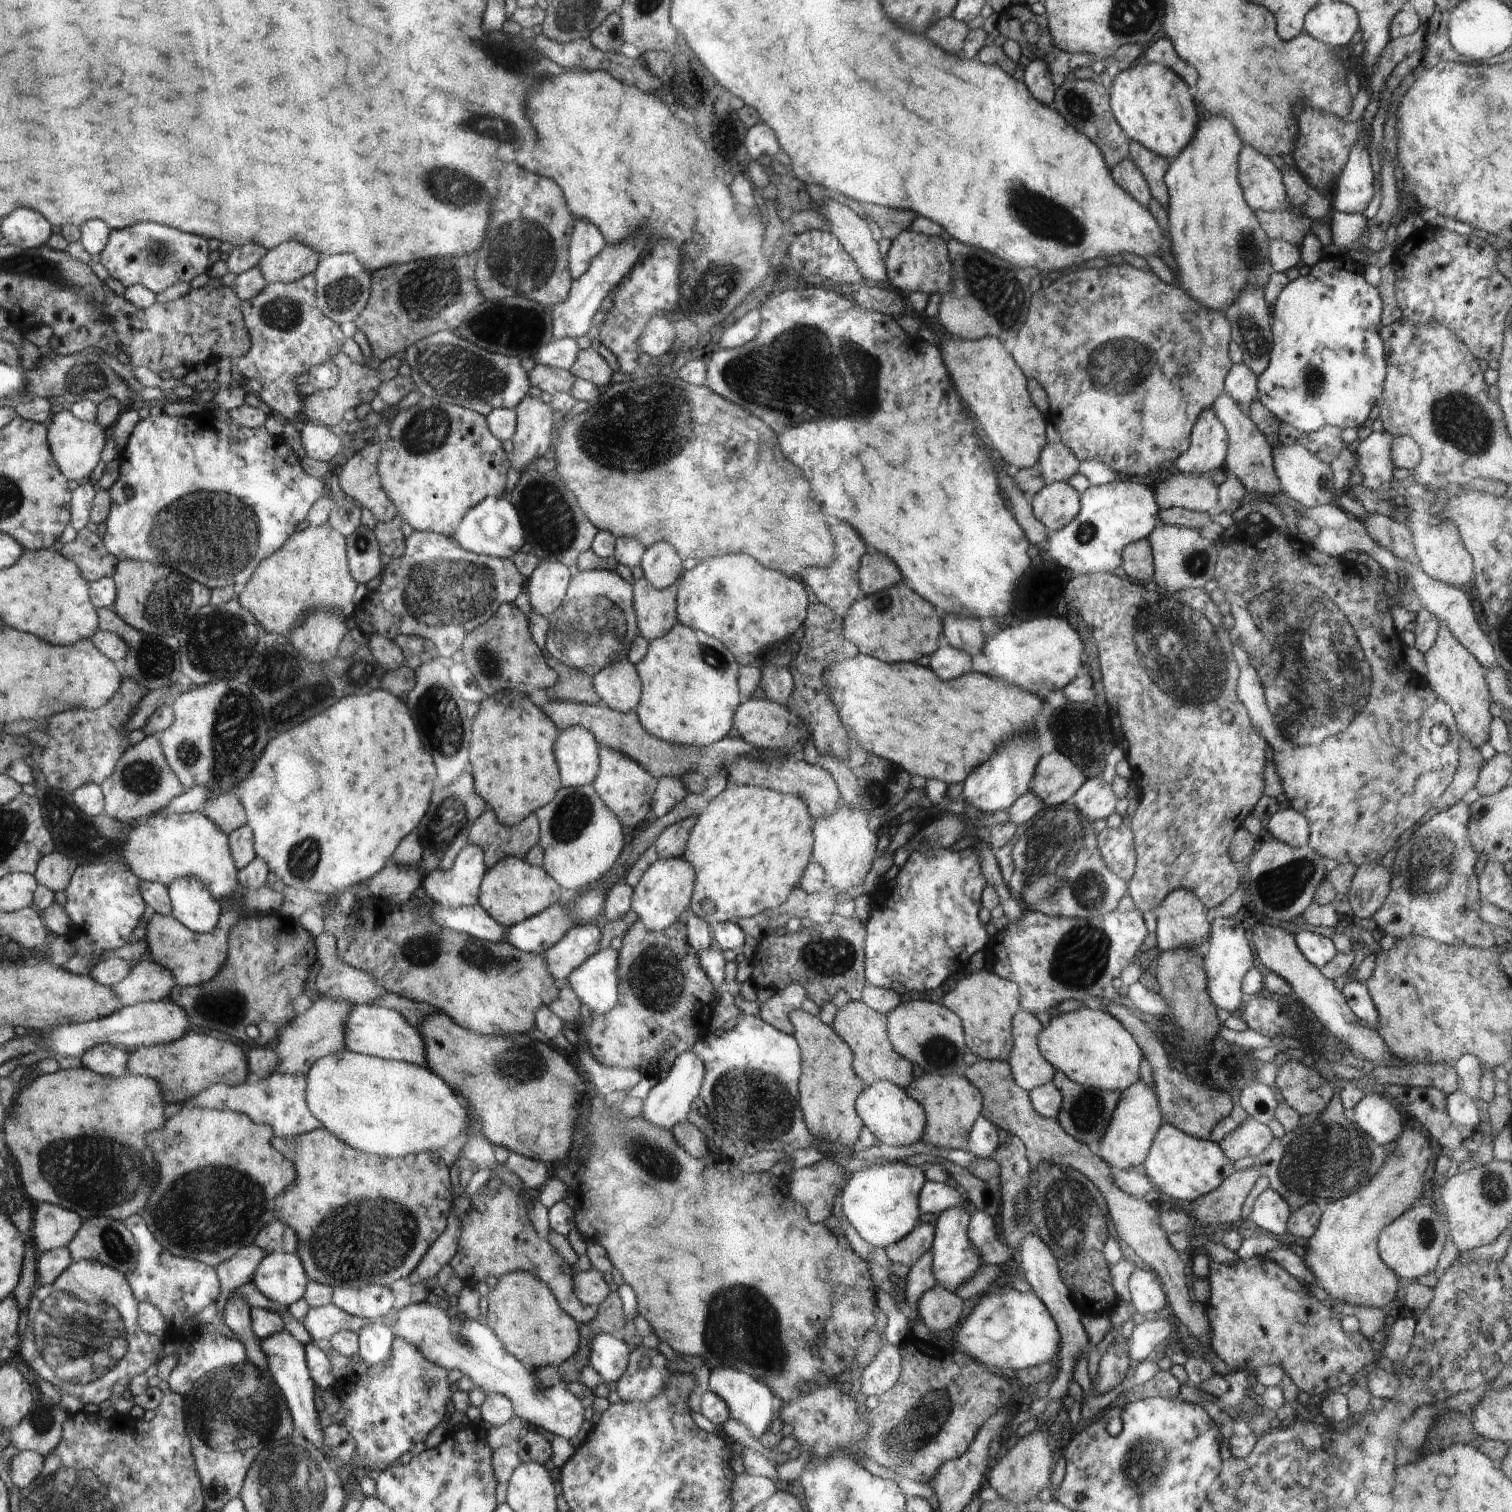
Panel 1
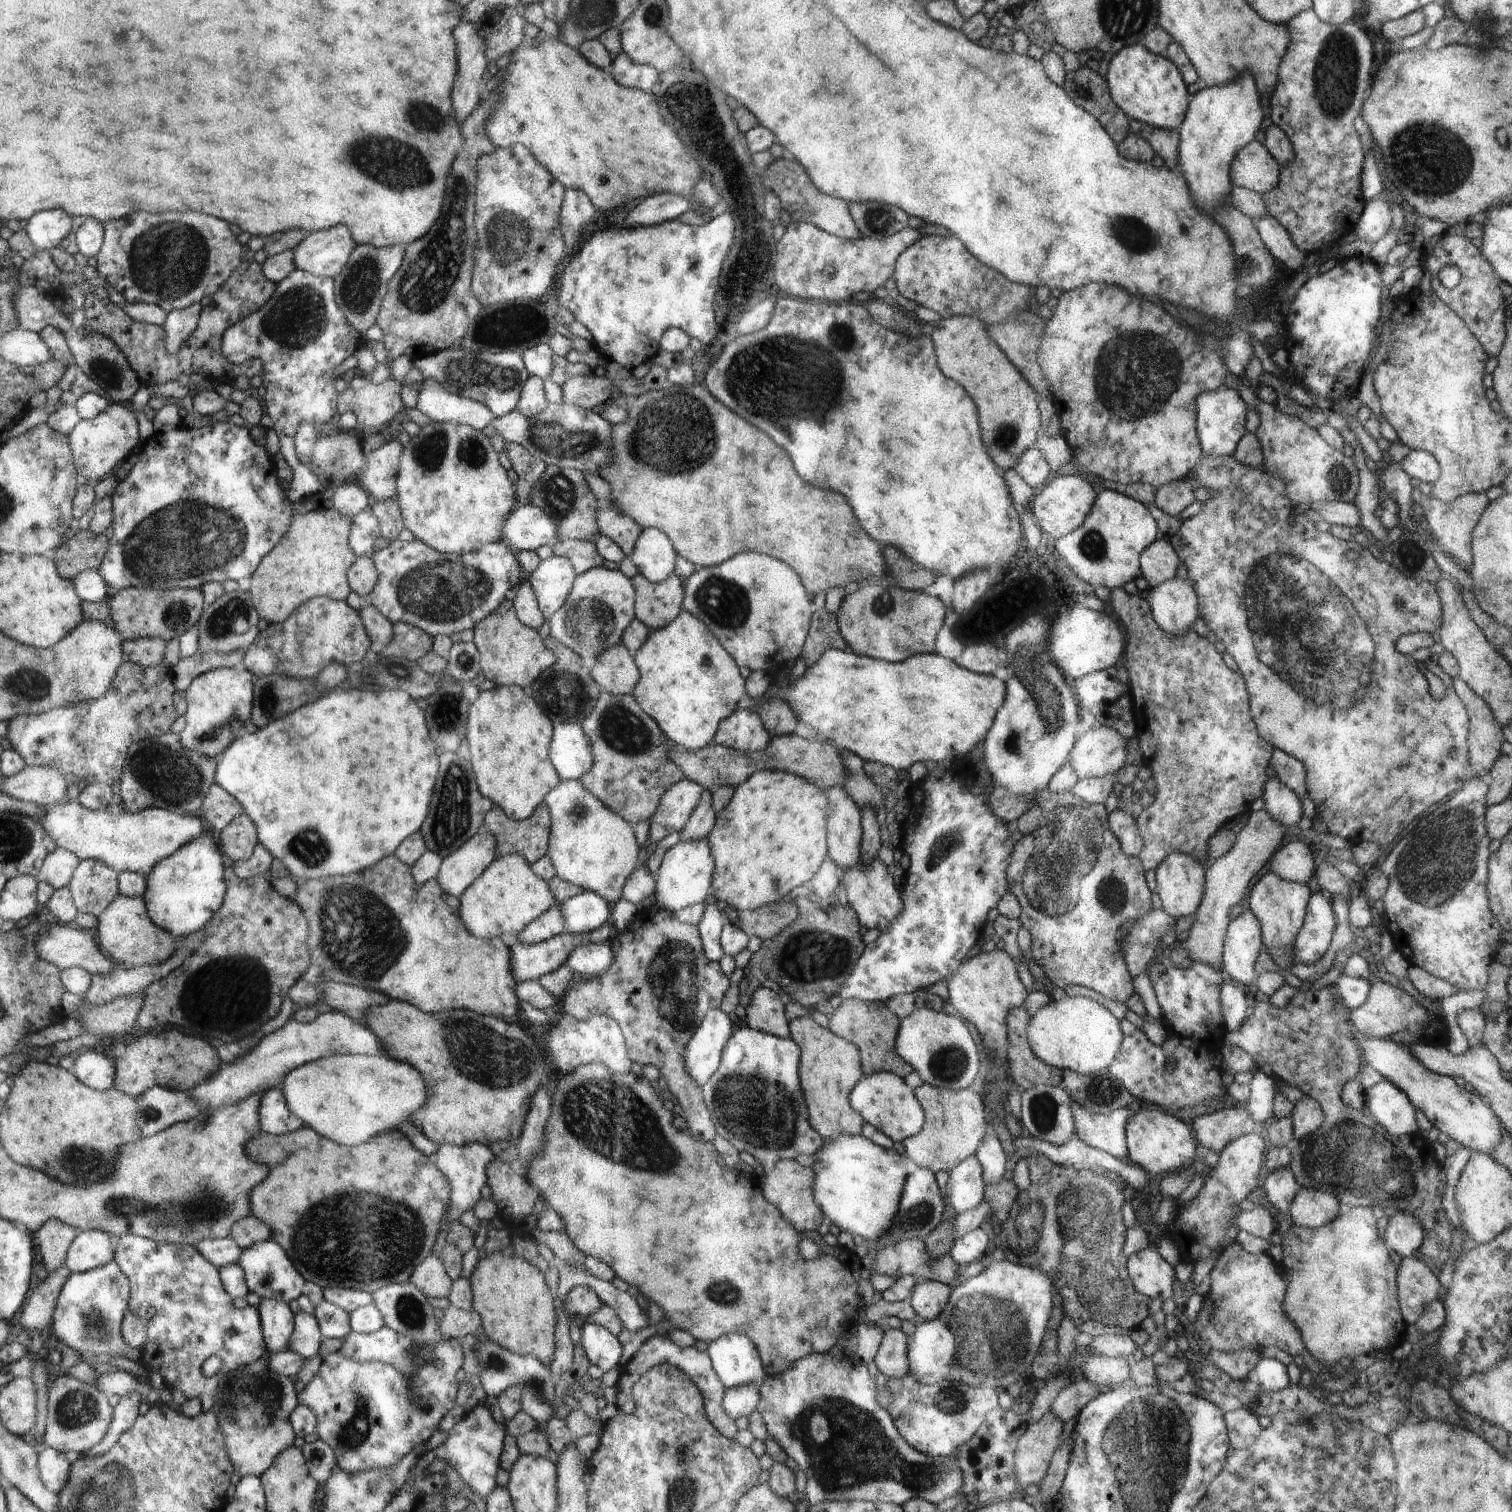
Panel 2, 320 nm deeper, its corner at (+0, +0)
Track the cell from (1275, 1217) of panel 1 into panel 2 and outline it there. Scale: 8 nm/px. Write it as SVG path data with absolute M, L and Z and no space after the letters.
M1288 1167L1277 1168L1270 1171L1262 1181L1266 1200L1281 1211L1288 1210L1299 1189L1293 1172Z

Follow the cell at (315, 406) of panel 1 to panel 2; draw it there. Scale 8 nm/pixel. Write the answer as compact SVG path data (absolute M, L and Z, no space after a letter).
M358 370L353 380L349 382L347 390L340 393L337 414L341 415L348 411L354 412L357 416L358 427L365 430L382 426L382 424L390 422L406 408L401 399L401 388L401 383L391 376L380 384L374 384Z

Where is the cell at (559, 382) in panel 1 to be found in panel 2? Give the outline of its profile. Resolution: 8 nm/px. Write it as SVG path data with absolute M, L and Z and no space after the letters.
M594 374L585 377L572 377L562 386L563 402L592 411L599 404L612 402L620 396L617 386L608 377Z

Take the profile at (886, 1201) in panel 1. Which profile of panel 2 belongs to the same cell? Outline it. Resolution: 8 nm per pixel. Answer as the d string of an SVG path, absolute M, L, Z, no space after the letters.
M842 1135L827 1142L814 1156L814 1195L829 1221L840 1230L867 1240L867 1244L890 1231L898 1214L911 1163L894 1149L882 1148L864 1135Z

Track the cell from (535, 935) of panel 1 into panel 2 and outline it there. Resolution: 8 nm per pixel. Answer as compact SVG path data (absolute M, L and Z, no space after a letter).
M582 891L580 894L565 900L563 903L559 903L559 905L565 920L565 932L572 935L596 930L612 918L611 904L594 891Z

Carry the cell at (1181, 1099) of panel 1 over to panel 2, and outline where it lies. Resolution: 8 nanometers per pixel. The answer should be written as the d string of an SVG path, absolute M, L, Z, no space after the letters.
M1245 1105L1216 1109L1212 1114L1200 1112L1192 1122L1196 1140L1205 1150L1214 1150L1216 1154L1220 1154L1233 1140L1258 1130Z

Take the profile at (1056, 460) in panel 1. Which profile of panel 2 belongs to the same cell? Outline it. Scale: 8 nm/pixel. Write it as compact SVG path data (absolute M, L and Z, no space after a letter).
M1035 446L1030 447L1019 458L1016 472L1034 492L1040 491L1053 476L1048 461Z

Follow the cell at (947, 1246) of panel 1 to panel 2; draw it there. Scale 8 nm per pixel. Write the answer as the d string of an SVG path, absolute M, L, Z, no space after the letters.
M970 1155L949 1172L945 1195L949 1206L957 1215L978 1206L983 1198L985 1184L982 1180L983 1167L979 1157Z

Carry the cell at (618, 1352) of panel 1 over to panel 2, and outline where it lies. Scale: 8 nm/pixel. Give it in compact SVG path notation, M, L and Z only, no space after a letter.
M585 1322L580 1329L580 1343L590 1364L603 1371L612 1370L622 1356L622 1344L618 1342L618 1338L612 1336L604 1325L596 1323Z

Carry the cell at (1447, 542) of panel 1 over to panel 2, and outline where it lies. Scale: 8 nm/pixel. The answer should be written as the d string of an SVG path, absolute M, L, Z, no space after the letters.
M1468 493L1460 495L1456 500L1445 503L1432 496L1423 497L1421 506L1425 517L1426 527L1432 533L1435 542L1446 556L1451 556L1465 569L1473 563L1472 533L1480 520L1481 514L1492 502L1486 493Z

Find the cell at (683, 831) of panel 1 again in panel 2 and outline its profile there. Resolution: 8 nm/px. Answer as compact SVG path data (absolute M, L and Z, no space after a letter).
M703 789L694 812L686 826L679 832L682 841L706 839L711 834L718 818L711 796L712 792L709 789Z

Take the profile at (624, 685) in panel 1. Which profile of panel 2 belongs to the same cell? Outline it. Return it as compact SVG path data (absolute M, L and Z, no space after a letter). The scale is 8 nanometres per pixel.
M622 642L598 654L589 667L602 690L617 695L632 695L642 676L634 655Z

